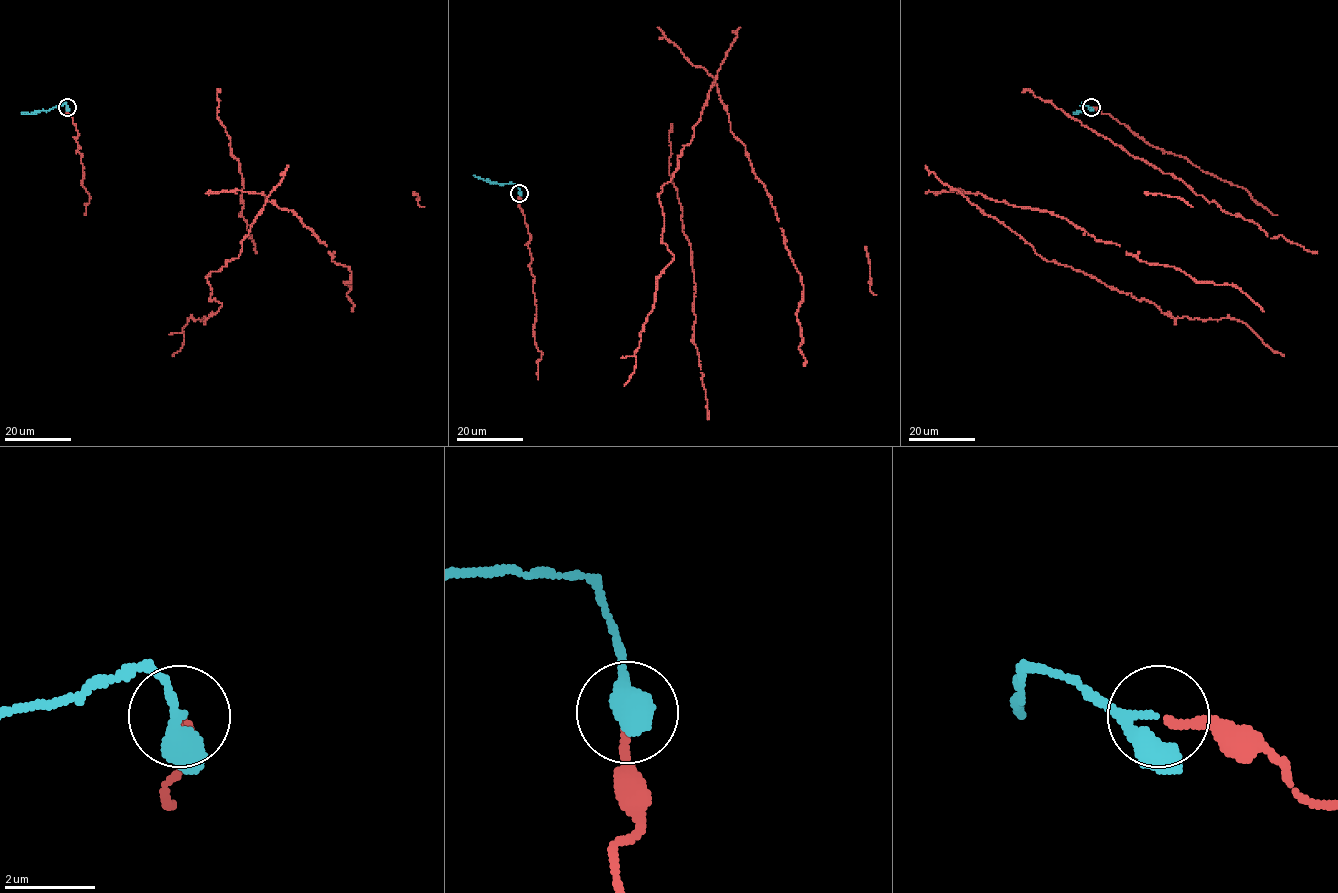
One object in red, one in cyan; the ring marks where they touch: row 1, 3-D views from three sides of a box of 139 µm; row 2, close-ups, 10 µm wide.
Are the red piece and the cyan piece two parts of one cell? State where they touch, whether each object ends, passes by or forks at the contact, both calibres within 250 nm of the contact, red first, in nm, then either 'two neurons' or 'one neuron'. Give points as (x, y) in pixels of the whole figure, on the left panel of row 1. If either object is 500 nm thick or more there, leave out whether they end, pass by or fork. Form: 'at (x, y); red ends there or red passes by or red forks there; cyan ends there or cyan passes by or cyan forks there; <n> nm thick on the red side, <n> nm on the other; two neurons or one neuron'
at (67, 107); red ends there; cyan passes by; 170 nm thick on the red side, 150 nm on the other; one neuron

